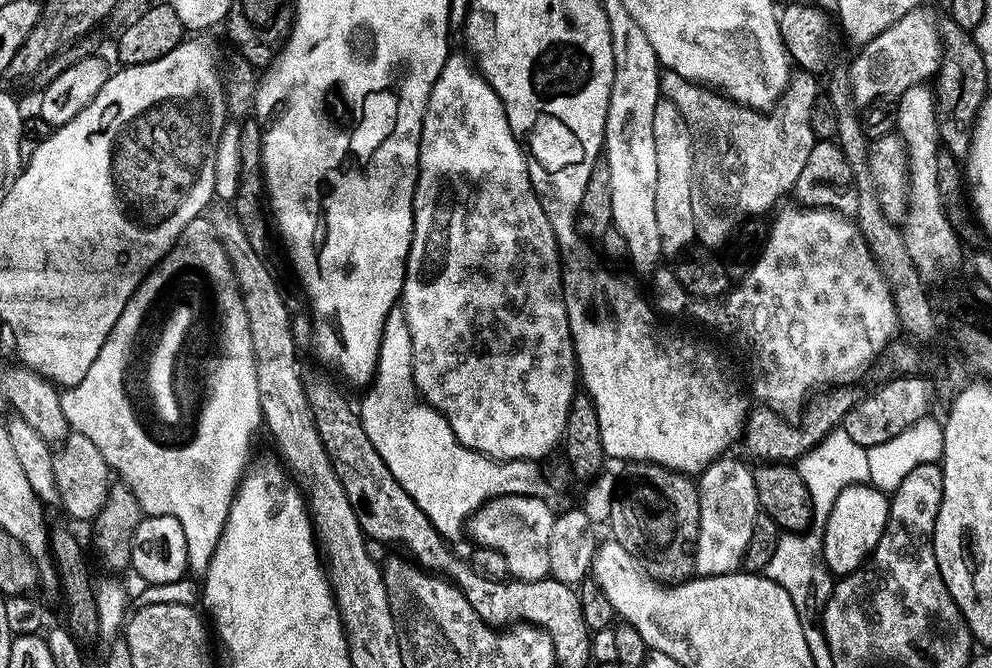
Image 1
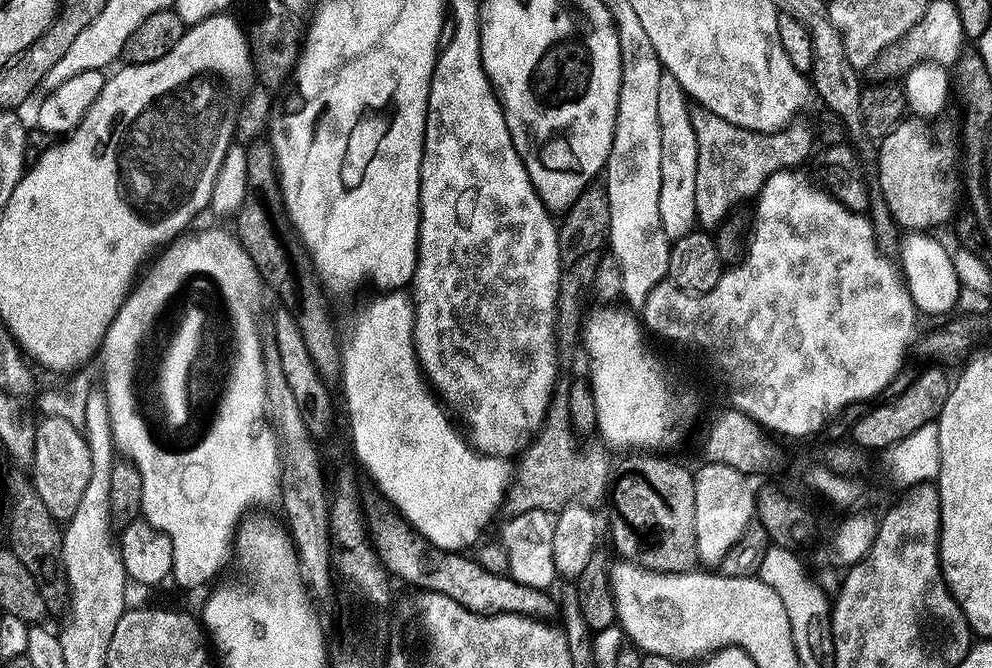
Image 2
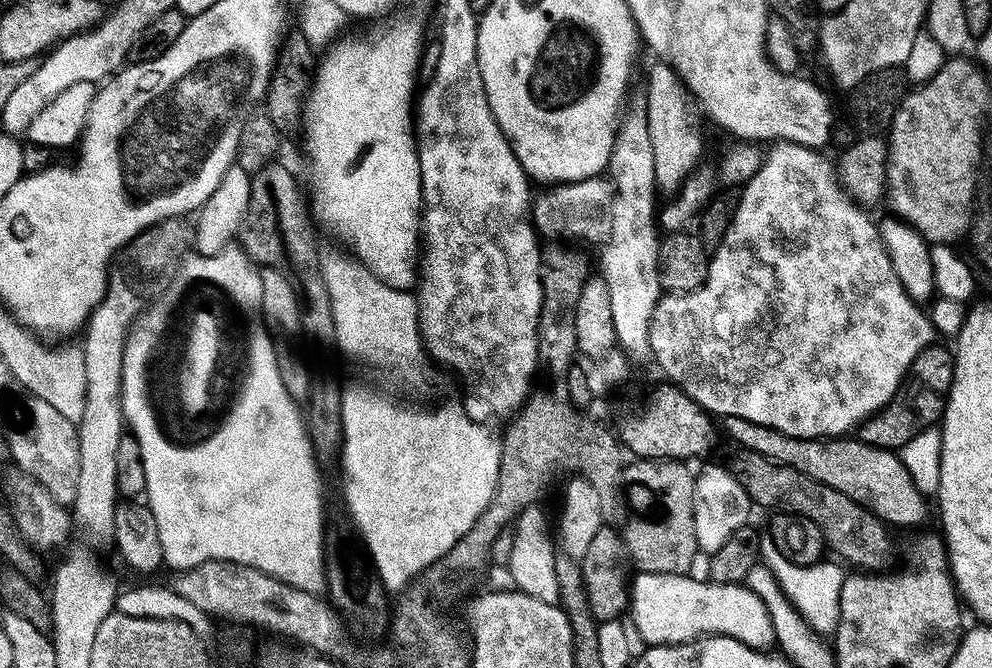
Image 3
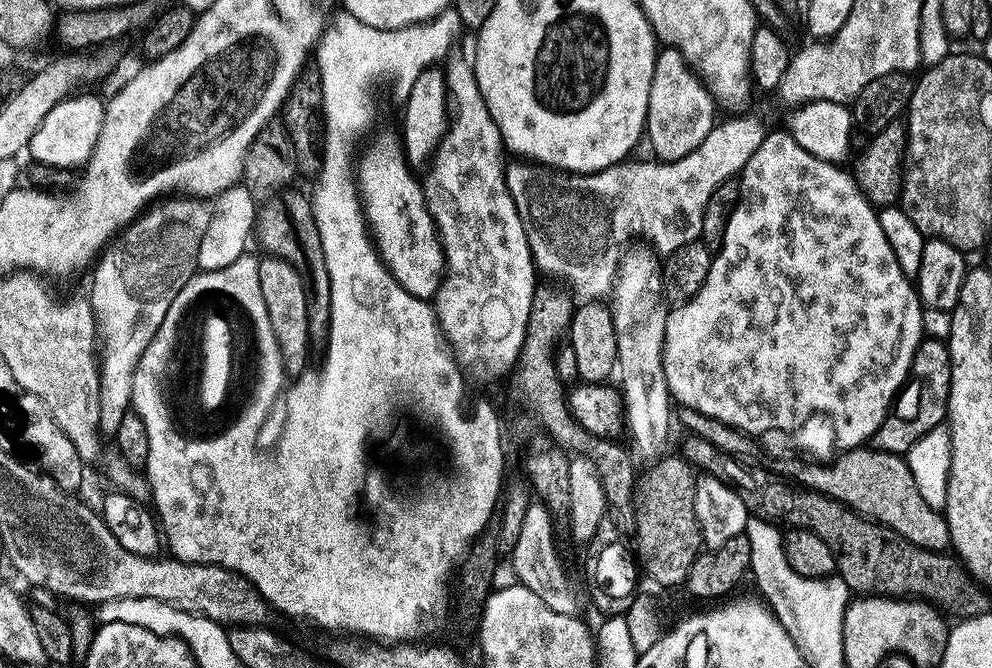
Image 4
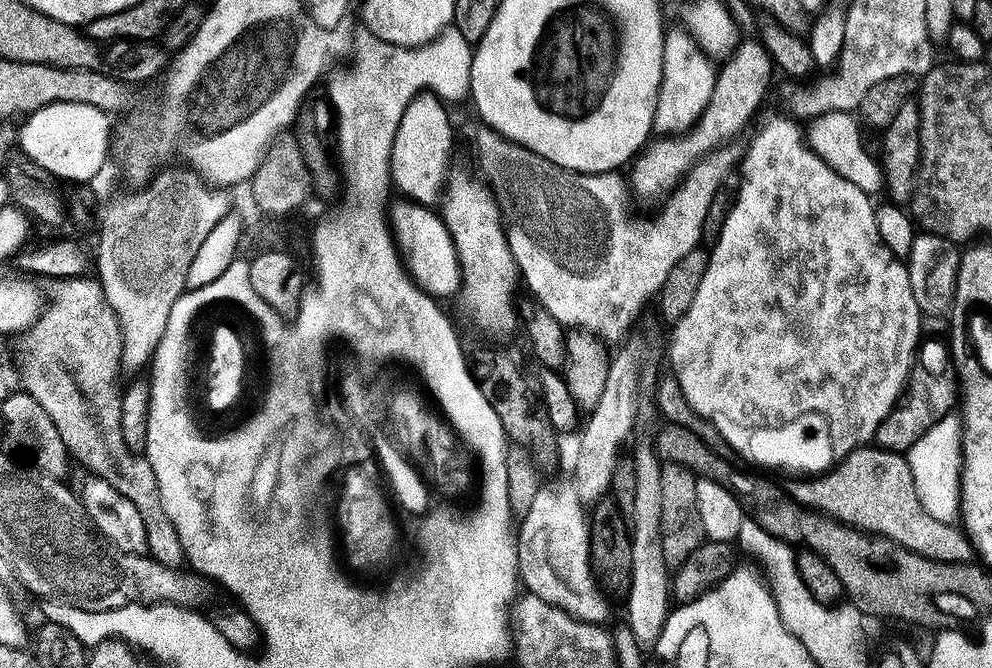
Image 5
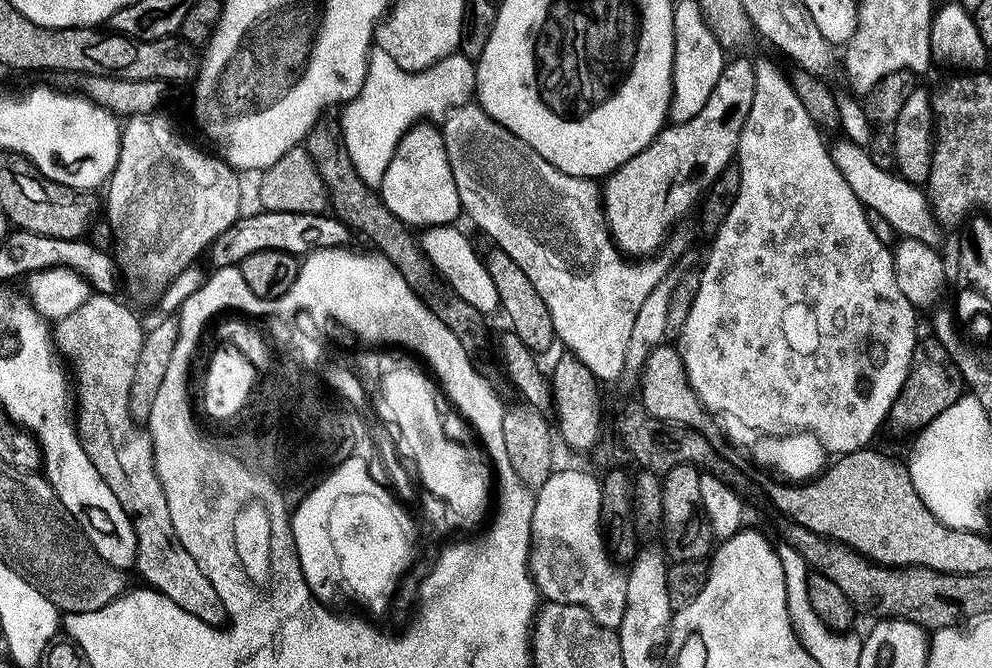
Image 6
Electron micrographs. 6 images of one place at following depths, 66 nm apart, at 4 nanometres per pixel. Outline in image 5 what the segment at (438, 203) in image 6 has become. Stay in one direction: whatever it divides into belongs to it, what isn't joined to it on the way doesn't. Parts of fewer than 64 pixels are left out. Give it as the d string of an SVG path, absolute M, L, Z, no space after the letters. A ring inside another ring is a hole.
M427 90L419 92L407 104L403 111L402 120L395 132L394 146L391 148L391 162L389 164L389 177L393 187L401 191L400 194L418 204L432 206L441 199L450 176L450 154L454 146L454 128L446 110L447 105L437 94Z

